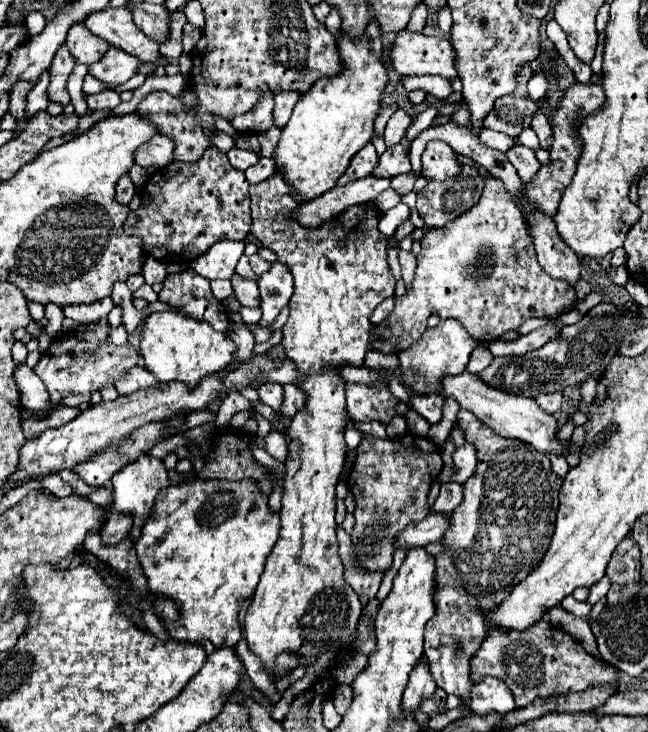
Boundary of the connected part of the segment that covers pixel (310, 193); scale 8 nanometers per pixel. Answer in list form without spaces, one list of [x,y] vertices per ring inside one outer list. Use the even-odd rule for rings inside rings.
[[[375,20],[367,24],[361,38],[349,38],[349,34],[339,30],[337,52],[341,54],[341,64],[345,64],[345,72],[341,72],[341,76],[329,76],[329,80],[317,80],[317,84],[313,84],[313,88],[299,98],[273,154],[277,170],[285,176],[287,182],[293,184],[293,192],[299,200],[313,200],[315,196],[321,196],[337,184],[341,174],[347,170],[351,158],[371,140],[373,124],[377,114],[381,112],[381,100],[389,84],[387,68],[383,62],[383,32]]]

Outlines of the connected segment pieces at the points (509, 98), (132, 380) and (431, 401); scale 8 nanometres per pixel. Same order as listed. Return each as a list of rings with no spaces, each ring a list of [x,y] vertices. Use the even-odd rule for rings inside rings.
[[[531,70],[521,72],[521,84],[517,84],[513,94],[501,96],[493,110],[485,116],[485,128],[505,132],[511,138],[517,138],[523,128],[531,124],[533,112],[539,108],[539,102],[533,102],[527,94],[525,82],[531,78]]]
[[[137,366],[137,368],[133,368],[133,370],[129,372],[129,376],[127,376],[125,380],[119,380],[119,382],[115,384],[115,388],[117,388],[119,394],[131,394],[131,392],[135,392],[135,390],[151,388],[151,386],[155,386],[155,384],[159,384],[159,380],[155,380],[153,374],[151,374],[147,368]]]
[[[411,394],[411,408],[419,412],[429,424],[439,422],[443,398],[439,394]]]

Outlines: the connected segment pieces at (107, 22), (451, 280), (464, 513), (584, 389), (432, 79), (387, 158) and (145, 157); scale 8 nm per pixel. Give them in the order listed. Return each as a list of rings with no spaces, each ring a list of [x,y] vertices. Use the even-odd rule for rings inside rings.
[[[105,8],[101,12],[89,14],[85,18],[85,28],[93,34],[105,38],[109,44],[123,48],[125,52],[137,56],[141,62],[159,64],[159,47],[163,43],[149,40],[149,36],[141,34],[133,24],[133,16],[129,8]]]
[[[487,176],[485,178],[485,188],[483,188],[483,194],[481,194],[481,200],[469,208],[467,212],[463,212],[461,216],[457,216],[455,220],[451,220],[445,228],[439,228],[439,230],[427,230],[423,240],[421,240],[421,254],[417,258],[417,272],[415,272],[415,280],[413,280],[413,286],[411,290],[407,290],[407,294],[399,300],[395,300],[395,310],[389,314],[389,318],[385,318],[379,326],[375,326],[373,334],[371,334],[371,348],[375,350],[381,350],[381,352],[389,352],[389,354],[399,354],[403,348],[409,348],[427,328],[427,318],[437,310],[437,314],[441,318],[457,318],[461,320],[461,324],[467,328],[467,332],[477,338],[479,342],[491,342],[491,340],[497,340],[501,338],[503,332],[507,330],[517,330],[525,320],[533,318],[533,316],[555,316],[559,310],[571,306],[575,302],[575,292],[561,280],[553,280],[549,274],[545,274],[545,270],[541,268],[541,264],[537,262],[537,254],[535,254],[535,248],[533,248],[533,236],[529,234],[529,226],[527,226],[527,214],[521,210],[521,206],[515,202],[515,198],[511,196],[511,192],[507,192],[507,188],[501,184],[501,180],[493,178],[493,176]]]
[[[459,410],[457,424],[465,430],[465,440],[475,444],[477,448],[477,470],[463,484],[465,498],[451,512],[449,542],[445,542],[445,550],[437,556],[437,612],[425,626],[425,658],[429,660],[429,670],[437,688],[445,690],[447,694],[457,694],[465,704],[469,704],[469,692],[473,688],[473,682],[469,678],[469,664],[487,636],[485,612],[489,612],[489,608],[497,608],[497,604],[501,604],[501,600],[509,596],[509,588],[513,588],[517,580],[525,580],[525,576],[529,576],[529,572],[537,568],[537,564],[549,550],[553,520],[559,508],[559,488],[563,480],[553,474],[549,458],[545,454],[537,452],[533,446],[521,440],[497,436],[469,410]]]
[[[589,378],[581,385],[581,399],[585,402],[591,402],[596,394],[596,385],[599,378]]]
[[[411,76],[411,78],[401,78],[401,80],[409,92],[411,90],[425,90],[437,98],[449,98],[453,94],[451,82],[443,80],[439,76]]]
[[[407,136],[401,138],[401,142],[397,142],[395,146],[391,146],[389,150],[385,150],[379,156],[379,164],[373,170],[375,176],[397,176],[403,172],[411,170],[411,162],[409,162],[409,140]]]
[[[157,134],[149,144],[143,144],[137,152],[135,152],[135,162],[139,166],[157,166],[157,168],[165,168],[173,162],[173,140],[169,140],[169,136],[161,136]]]

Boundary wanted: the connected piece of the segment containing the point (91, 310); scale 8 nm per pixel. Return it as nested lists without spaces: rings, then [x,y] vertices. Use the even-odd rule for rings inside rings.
[[[103,298],[99,302],[93,302],[93,304],[87,304],[87,306],[65,306],[63,308],[63,314],[67,318],[73,318],[75,322],[83,324],[83,322],[95,322],[103,316],[107,316],[113,308],[113,300],[111,298]]]

